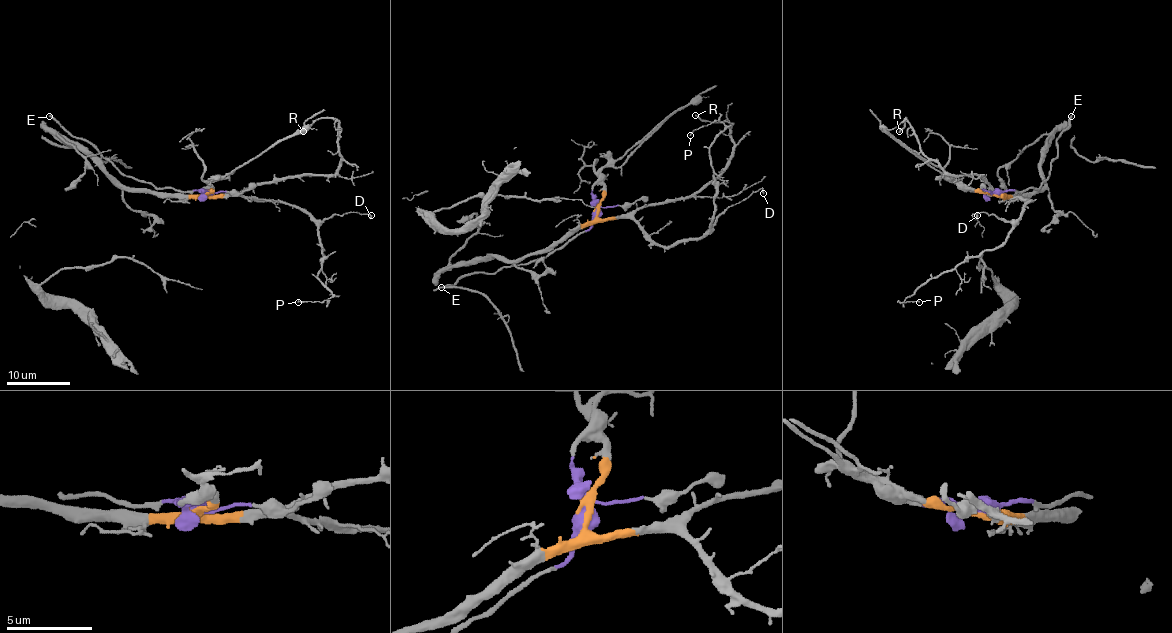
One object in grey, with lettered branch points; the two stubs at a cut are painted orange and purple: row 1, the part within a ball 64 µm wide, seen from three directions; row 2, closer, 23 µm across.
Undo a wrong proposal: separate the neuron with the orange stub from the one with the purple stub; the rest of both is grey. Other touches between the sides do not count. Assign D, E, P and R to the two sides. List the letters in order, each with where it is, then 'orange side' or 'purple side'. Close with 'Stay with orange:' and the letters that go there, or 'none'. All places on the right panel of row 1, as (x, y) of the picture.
D: (977, 215) | orange side
E: (1071, 116) | purple side
P: (919, 302) | orange side
R: (899, 131) | orange side
Stay with orange: D, P, R

